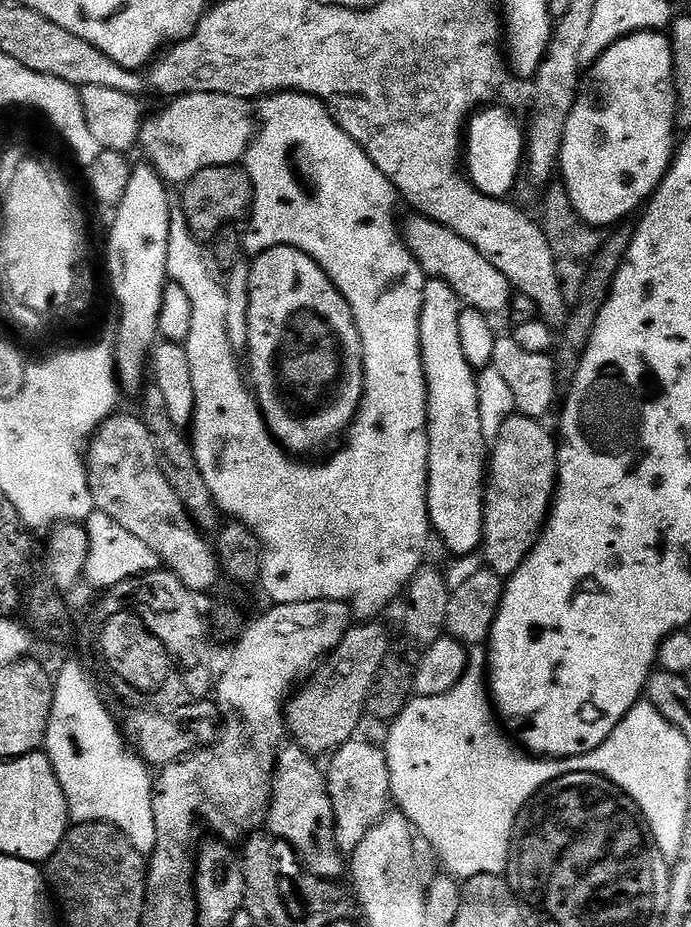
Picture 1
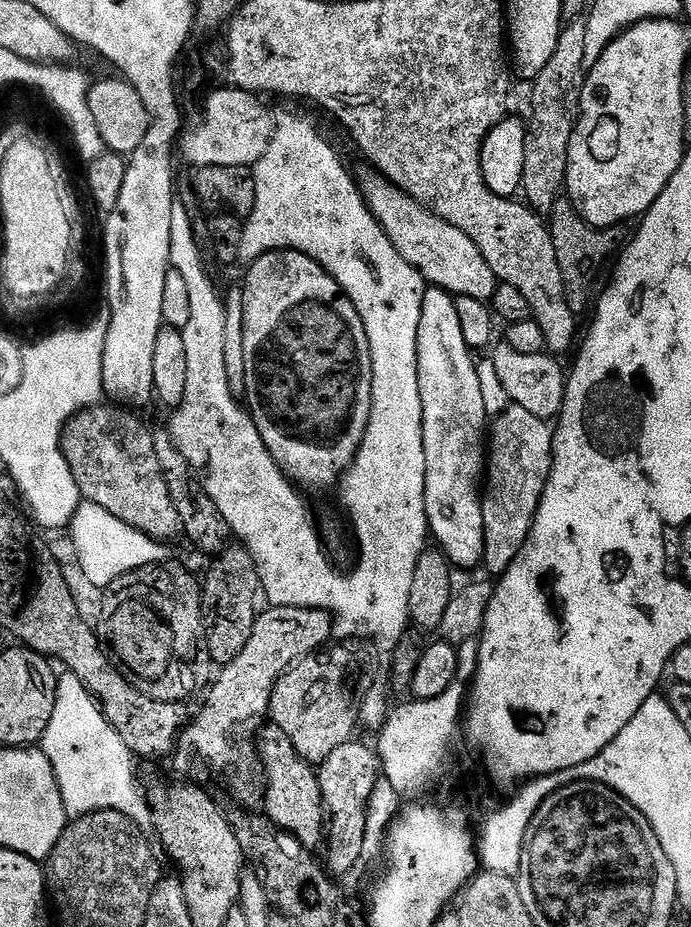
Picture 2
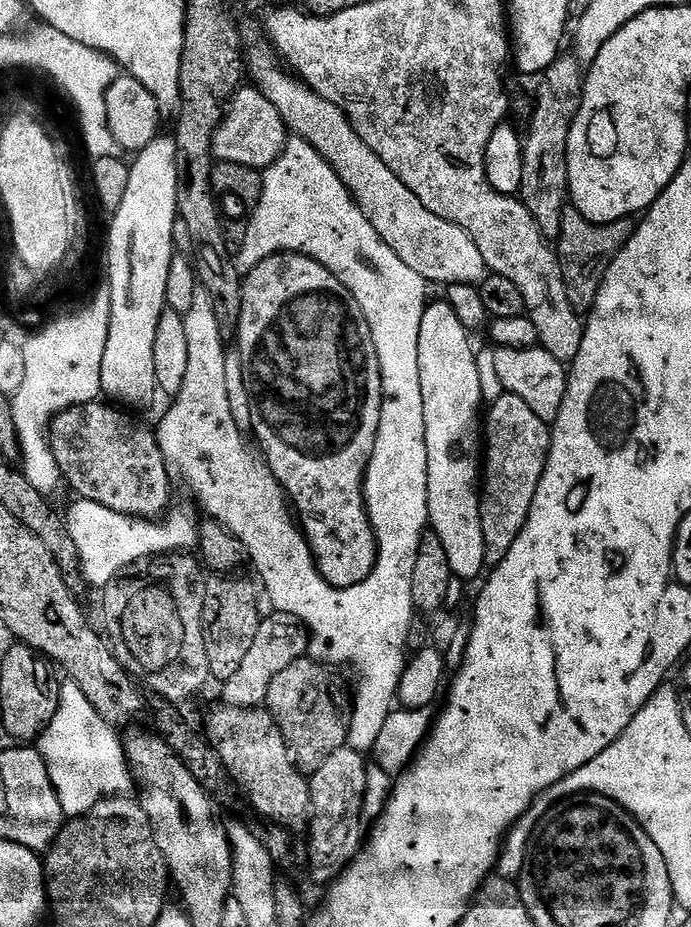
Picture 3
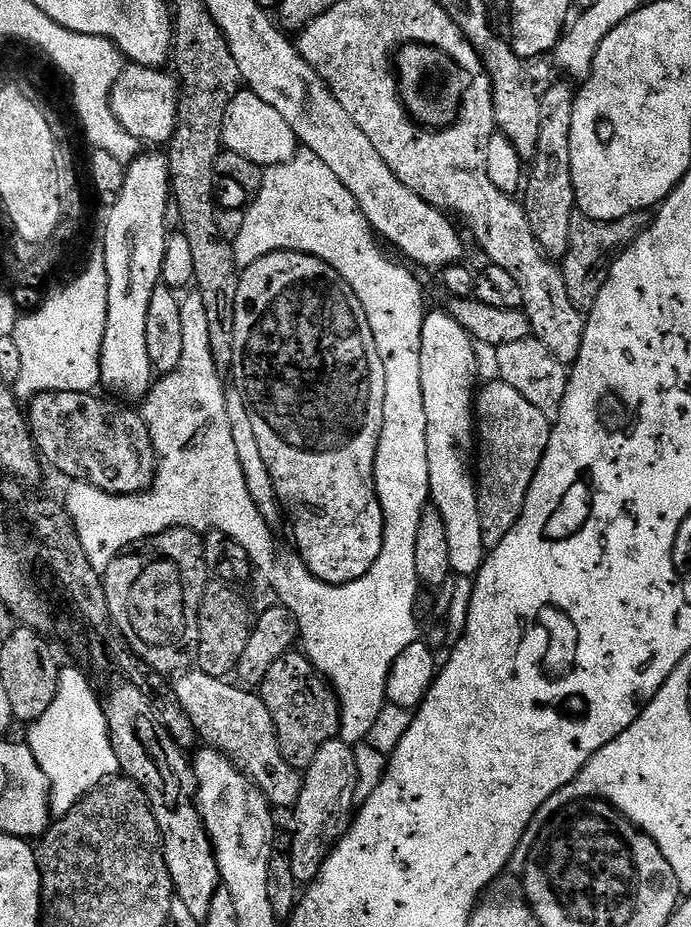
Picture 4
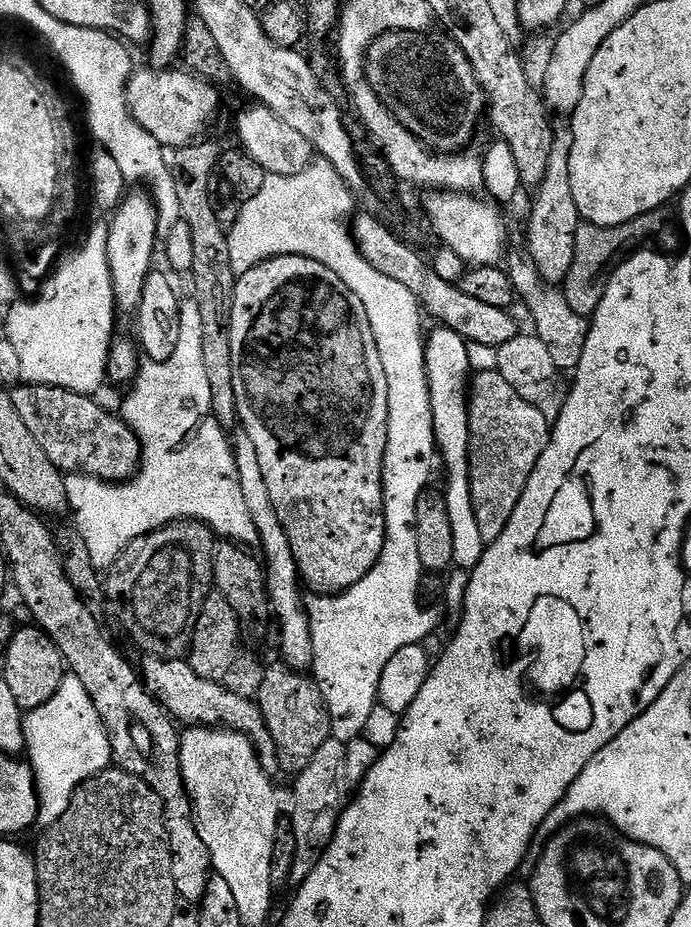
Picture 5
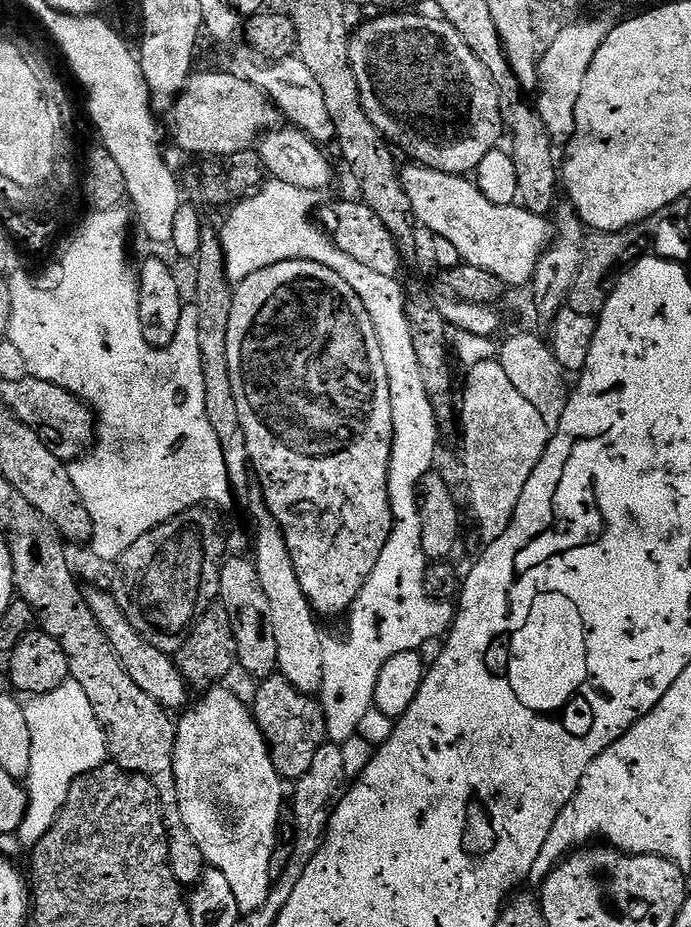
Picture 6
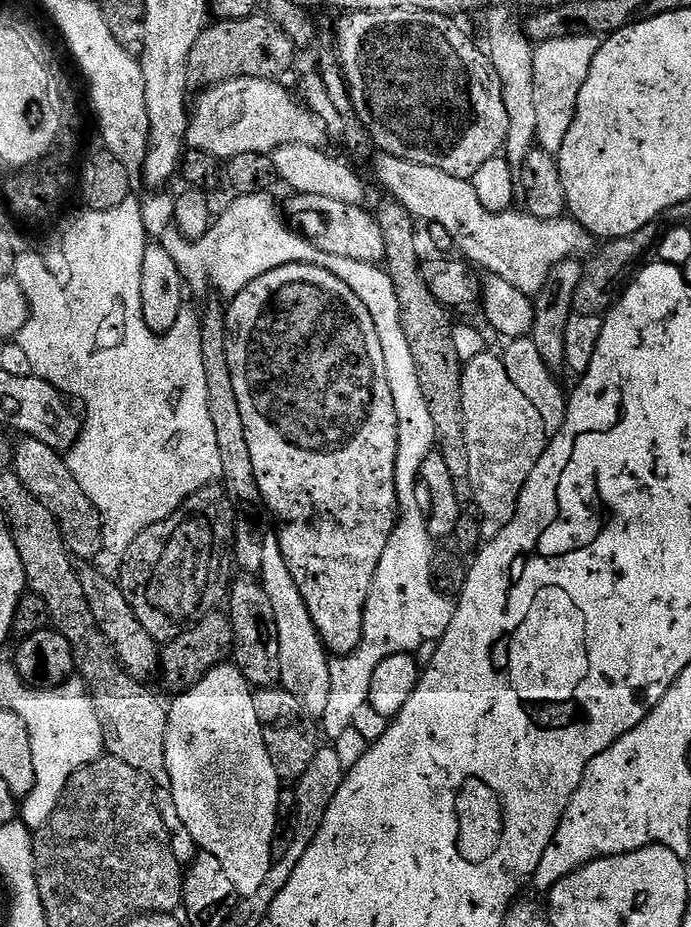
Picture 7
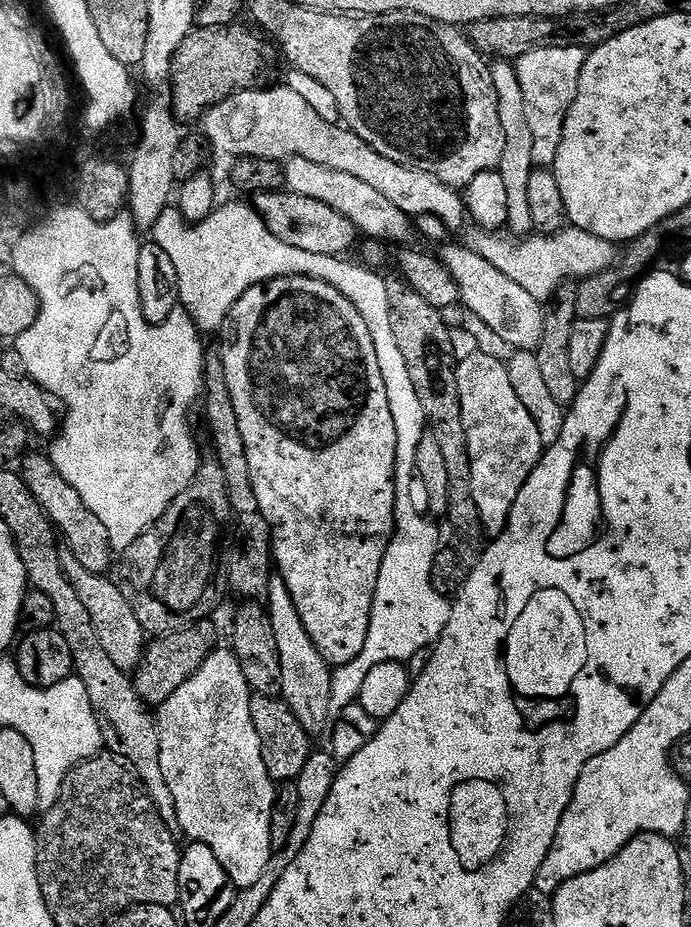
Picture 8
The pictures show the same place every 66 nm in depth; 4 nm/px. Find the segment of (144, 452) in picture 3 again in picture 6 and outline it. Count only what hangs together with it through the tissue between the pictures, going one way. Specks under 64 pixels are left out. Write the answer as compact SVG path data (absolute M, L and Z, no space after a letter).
M29 378L18 382L14 386L14 390L6 400L7 407L11 408L15 412L16 416L22 421L27 428L33 428L35 432L42 434L42 439L49 448L55 451L56 456L65 462L75 462L87 455L89 455L90 449L93 447L96 439L96 430L98 427L97 421L94 419L94 413L85 404L79 396L74 396L68 392L65 388L60 388L57 384L51 384L45 380L38 380L35 378Z

